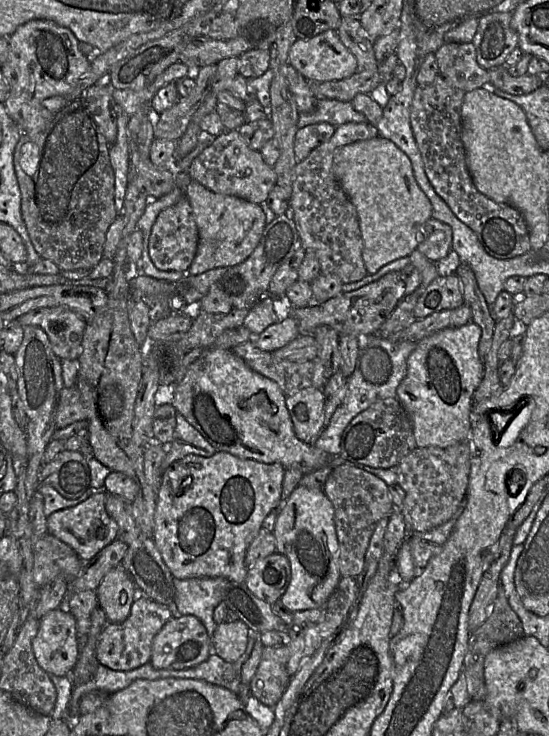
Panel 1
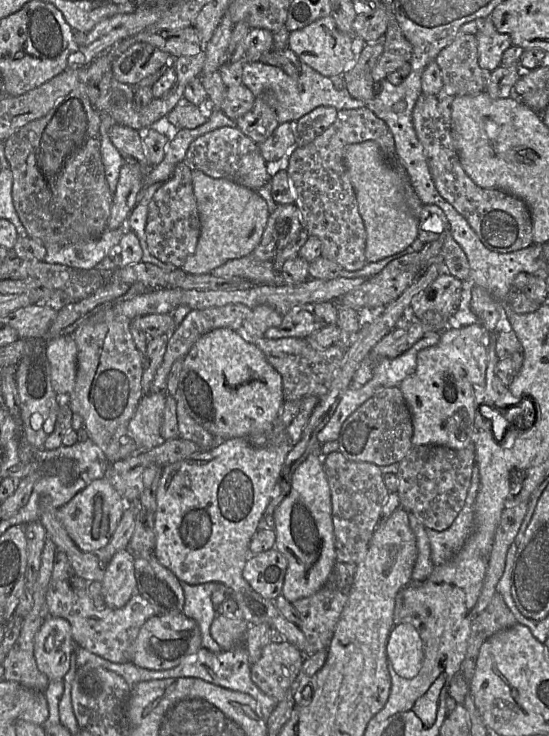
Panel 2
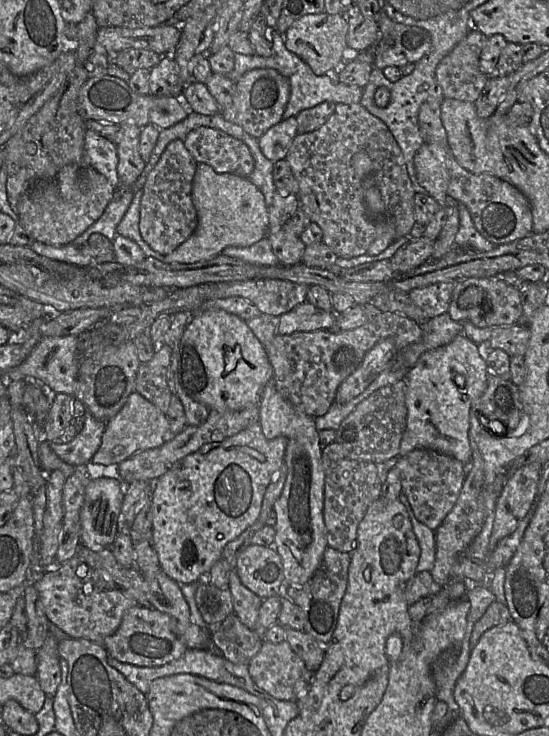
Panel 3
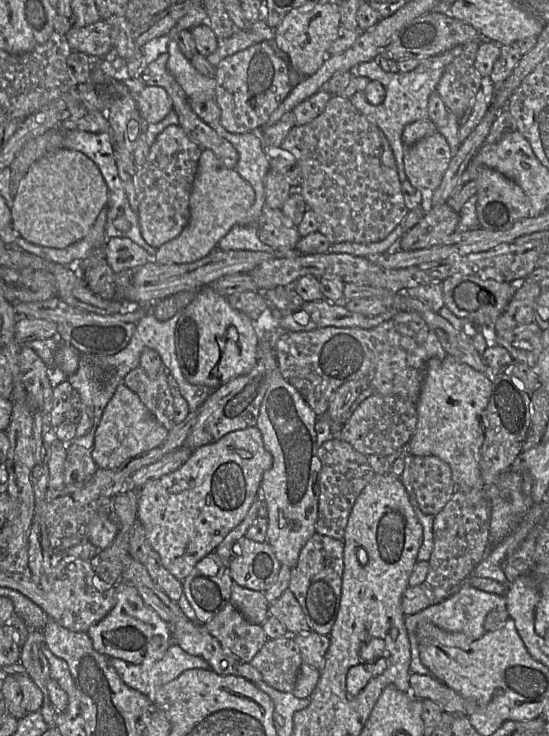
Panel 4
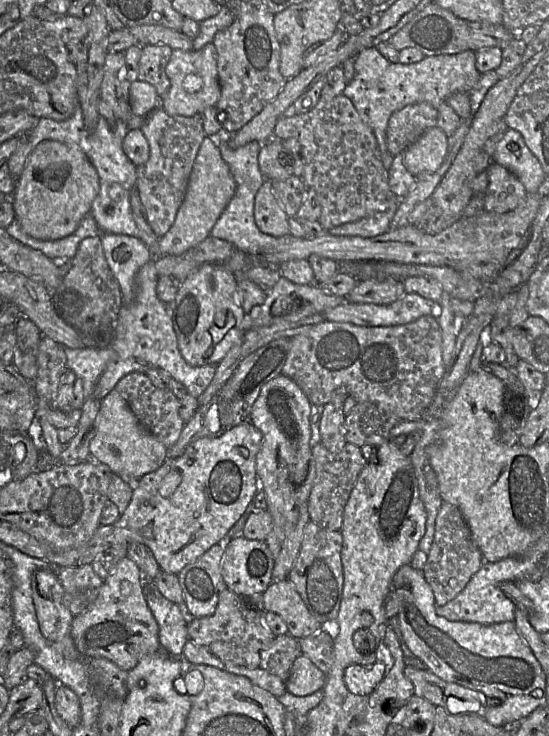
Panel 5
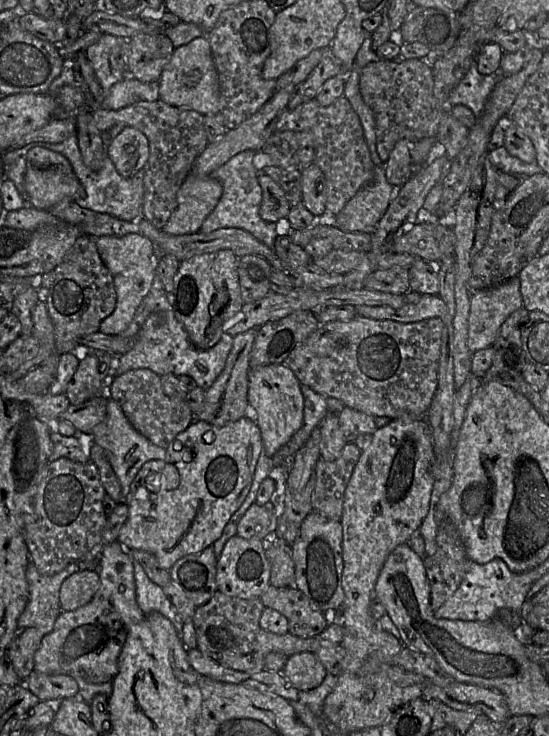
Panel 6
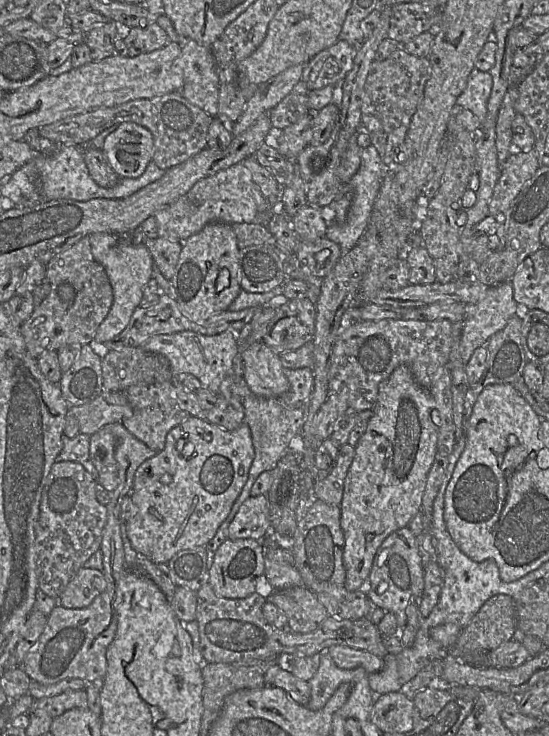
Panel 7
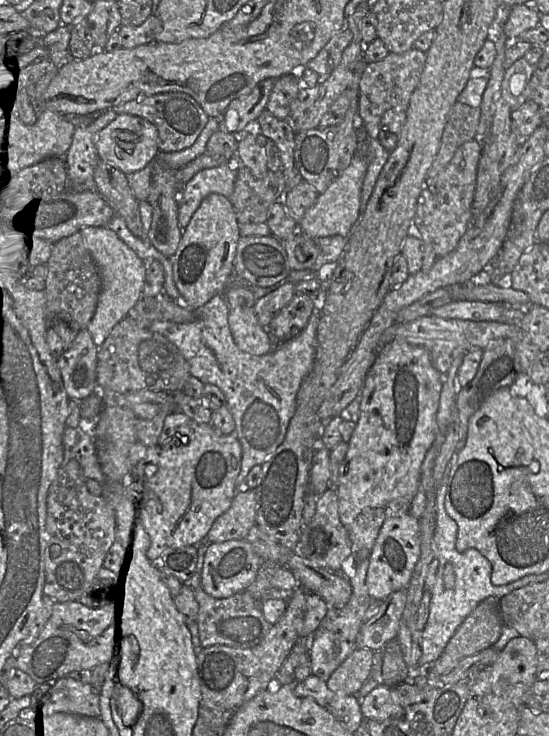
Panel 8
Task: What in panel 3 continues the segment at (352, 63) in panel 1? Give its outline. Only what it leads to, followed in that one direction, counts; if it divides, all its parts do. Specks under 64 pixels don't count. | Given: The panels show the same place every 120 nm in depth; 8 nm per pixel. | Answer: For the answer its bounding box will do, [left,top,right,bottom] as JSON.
[285,12,348,75]

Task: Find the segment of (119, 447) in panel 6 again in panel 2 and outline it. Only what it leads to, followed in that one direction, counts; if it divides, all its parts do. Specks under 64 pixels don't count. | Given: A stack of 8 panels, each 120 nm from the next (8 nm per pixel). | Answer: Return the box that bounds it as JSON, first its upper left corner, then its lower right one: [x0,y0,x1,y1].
[128,392,167,453]

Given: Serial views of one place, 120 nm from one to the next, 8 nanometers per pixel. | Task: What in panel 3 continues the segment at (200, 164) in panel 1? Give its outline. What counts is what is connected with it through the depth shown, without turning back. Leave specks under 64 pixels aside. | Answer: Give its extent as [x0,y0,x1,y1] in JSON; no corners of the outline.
[185,126,255,177]

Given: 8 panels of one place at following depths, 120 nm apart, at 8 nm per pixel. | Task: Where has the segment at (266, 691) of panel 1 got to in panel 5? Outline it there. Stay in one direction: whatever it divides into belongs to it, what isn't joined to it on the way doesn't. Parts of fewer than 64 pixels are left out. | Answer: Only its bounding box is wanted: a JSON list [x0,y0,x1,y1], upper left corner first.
[260,634,300,683]

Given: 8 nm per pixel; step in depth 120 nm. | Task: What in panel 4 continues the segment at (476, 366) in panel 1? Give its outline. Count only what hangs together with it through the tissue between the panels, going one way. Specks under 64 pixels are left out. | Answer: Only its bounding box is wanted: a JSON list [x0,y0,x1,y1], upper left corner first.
[406,356,493,490]

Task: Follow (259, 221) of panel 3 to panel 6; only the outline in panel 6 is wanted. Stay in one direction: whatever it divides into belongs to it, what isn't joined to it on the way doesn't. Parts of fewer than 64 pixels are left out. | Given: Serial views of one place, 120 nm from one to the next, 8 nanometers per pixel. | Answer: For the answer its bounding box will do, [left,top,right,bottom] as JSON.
[162,172,223,236]

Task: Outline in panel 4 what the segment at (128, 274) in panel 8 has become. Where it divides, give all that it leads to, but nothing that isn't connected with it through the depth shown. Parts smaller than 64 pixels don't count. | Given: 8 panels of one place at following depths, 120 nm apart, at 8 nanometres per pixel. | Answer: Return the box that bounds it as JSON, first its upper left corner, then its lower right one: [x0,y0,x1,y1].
[105,237,151,273]

